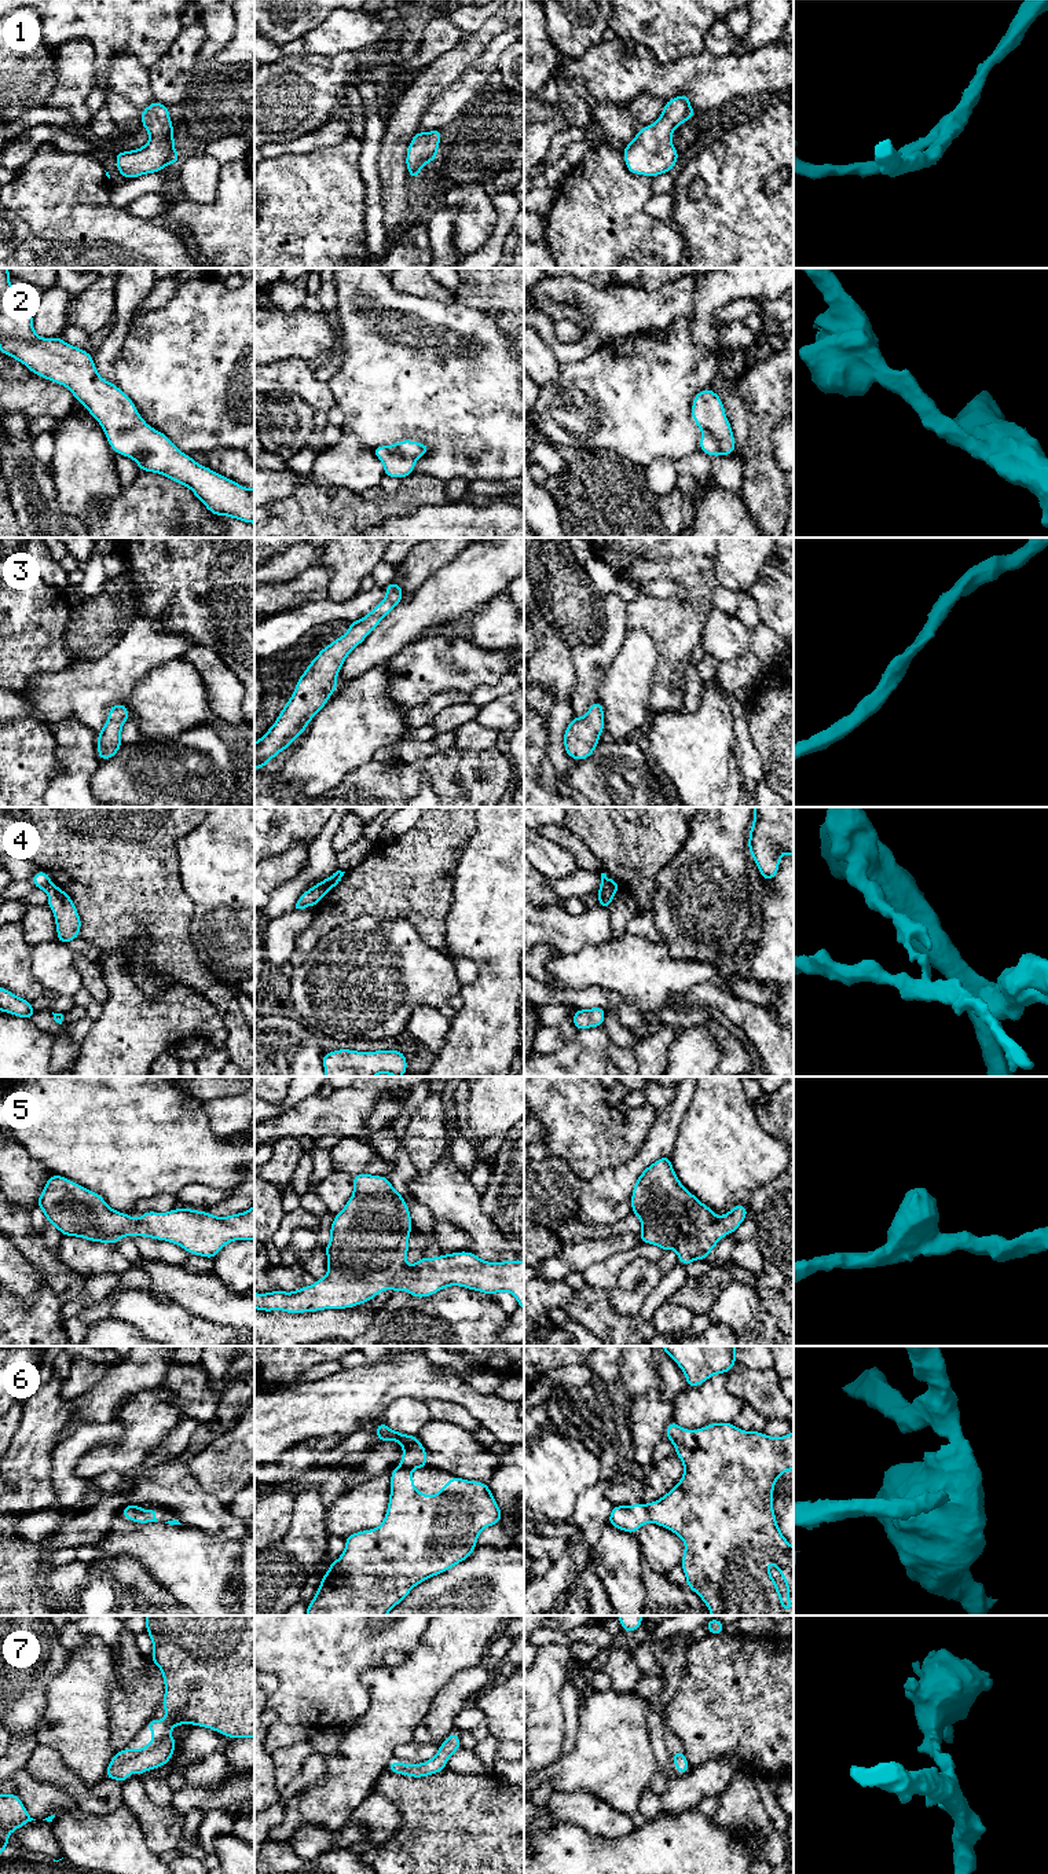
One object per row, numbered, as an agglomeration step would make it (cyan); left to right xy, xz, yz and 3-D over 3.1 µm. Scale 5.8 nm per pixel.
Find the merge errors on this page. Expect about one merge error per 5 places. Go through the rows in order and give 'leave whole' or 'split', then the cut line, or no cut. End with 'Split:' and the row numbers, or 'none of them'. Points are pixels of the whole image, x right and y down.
1: leave whole; no cut
2: leave whole; no cut
3: leave whole; no cut
4: leave whole; no cut
5: leave whole; no cut
6: leave whole; no cut
7: leave whole; no cut
Split: none of them

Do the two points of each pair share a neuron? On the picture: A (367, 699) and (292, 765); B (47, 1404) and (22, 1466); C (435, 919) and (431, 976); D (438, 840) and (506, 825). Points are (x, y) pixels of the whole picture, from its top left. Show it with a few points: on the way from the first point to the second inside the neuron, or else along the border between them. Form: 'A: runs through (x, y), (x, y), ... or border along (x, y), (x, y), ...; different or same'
A: runs through (348, 718), (311, 755); same
B: runs through (43, 1419), (30, 1451); same
C: border along (411, 923), (429, 945), (443, 949); different
D: border along (476, 821), (476, 829), (458, 861); different

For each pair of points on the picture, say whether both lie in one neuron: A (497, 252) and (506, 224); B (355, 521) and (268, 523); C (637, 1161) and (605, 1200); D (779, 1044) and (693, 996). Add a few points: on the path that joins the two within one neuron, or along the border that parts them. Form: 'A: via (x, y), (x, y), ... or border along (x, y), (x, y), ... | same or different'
A: via (497, 245), (501, 231) | same
B: via (333, 521), (290, 523) | same
C: via (631, 1170), (611, 1191) | same
D: via (758, 1026), (714, 996) | same

